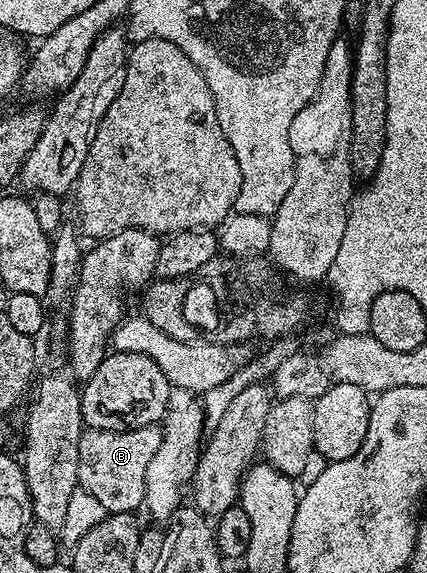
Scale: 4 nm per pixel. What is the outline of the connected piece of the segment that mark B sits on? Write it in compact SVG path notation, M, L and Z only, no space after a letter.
M159 424L128 428L126 432L87 428L77 450L79 488L101 502L107 514L138 513L145 504L145 476L149 462L153 462L153 454L160 449L162 437L163 429Z

